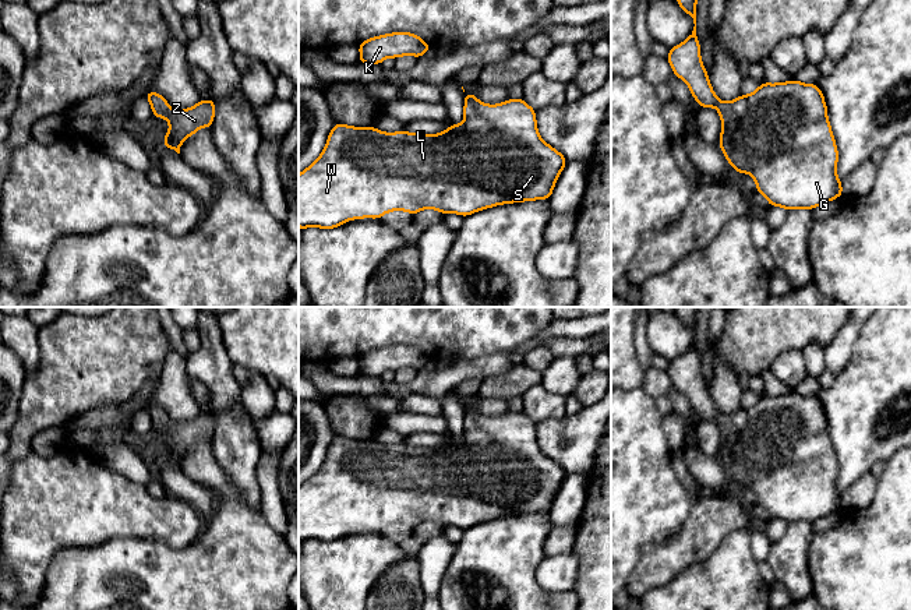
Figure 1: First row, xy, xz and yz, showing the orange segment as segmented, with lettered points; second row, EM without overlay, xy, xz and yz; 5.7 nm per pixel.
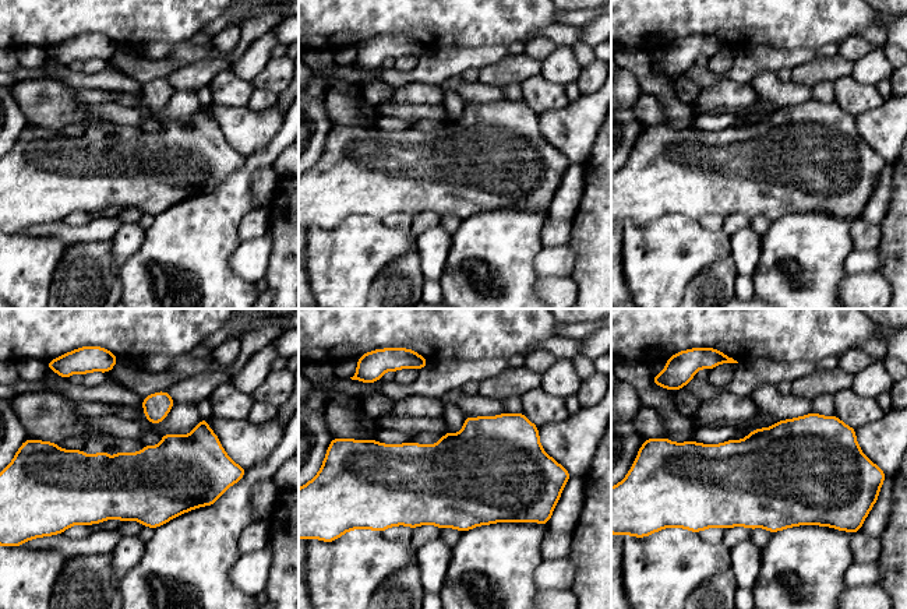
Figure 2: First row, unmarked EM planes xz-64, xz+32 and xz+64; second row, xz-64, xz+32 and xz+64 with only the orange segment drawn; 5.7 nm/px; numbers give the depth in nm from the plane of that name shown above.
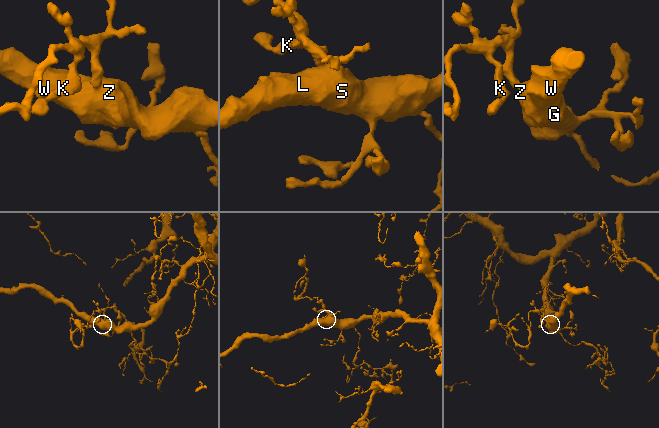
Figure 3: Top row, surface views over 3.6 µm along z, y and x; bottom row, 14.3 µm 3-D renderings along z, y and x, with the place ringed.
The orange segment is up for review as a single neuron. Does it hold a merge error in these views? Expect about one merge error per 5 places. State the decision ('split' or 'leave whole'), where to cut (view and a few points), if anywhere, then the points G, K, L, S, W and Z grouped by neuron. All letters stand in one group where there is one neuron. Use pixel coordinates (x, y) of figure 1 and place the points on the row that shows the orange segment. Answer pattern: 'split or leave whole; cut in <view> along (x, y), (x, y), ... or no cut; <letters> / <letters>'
leave whole; no cut; G K L S W Z

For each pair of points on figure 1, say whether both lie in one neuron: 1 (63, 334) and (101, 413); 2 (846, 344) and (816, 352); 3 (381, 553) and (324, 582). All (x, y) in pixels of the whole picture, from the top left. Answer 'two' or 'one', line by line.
1: two
2: two
3: one

